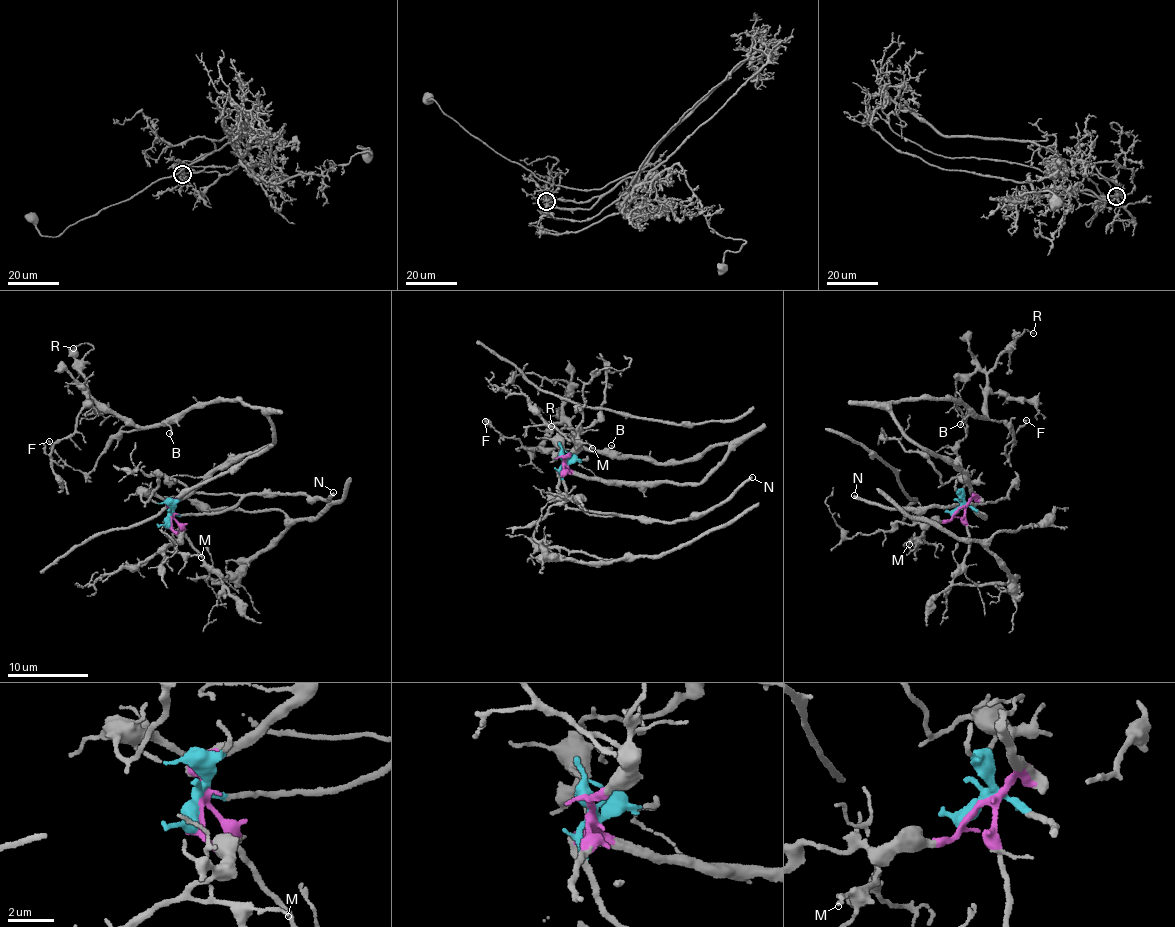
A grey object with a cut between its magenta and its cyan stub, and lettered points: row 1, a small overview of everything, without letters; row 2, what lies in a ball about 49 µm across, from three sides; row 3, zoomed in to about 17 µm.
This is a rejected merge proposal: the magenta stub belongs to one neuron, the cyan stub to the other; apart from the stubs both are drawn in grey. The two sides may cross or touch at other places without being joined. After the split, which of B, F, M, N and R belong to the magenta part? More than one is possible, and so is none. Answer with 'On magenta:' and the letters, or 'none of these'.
On magenta: B, F, M, R

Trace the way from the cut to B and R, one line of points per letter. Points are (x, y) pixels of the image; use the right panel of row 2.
B: (959, 508), (970, 497), (966, 478), (903, 432), (890, 404), (961, 399), (972, 408), (960, 425)
R: (959, 508), (970, 497), (966, 478), (903, 432), (890, 404), (954, 398), (988, 415), (988, 370), (1033, 333)

